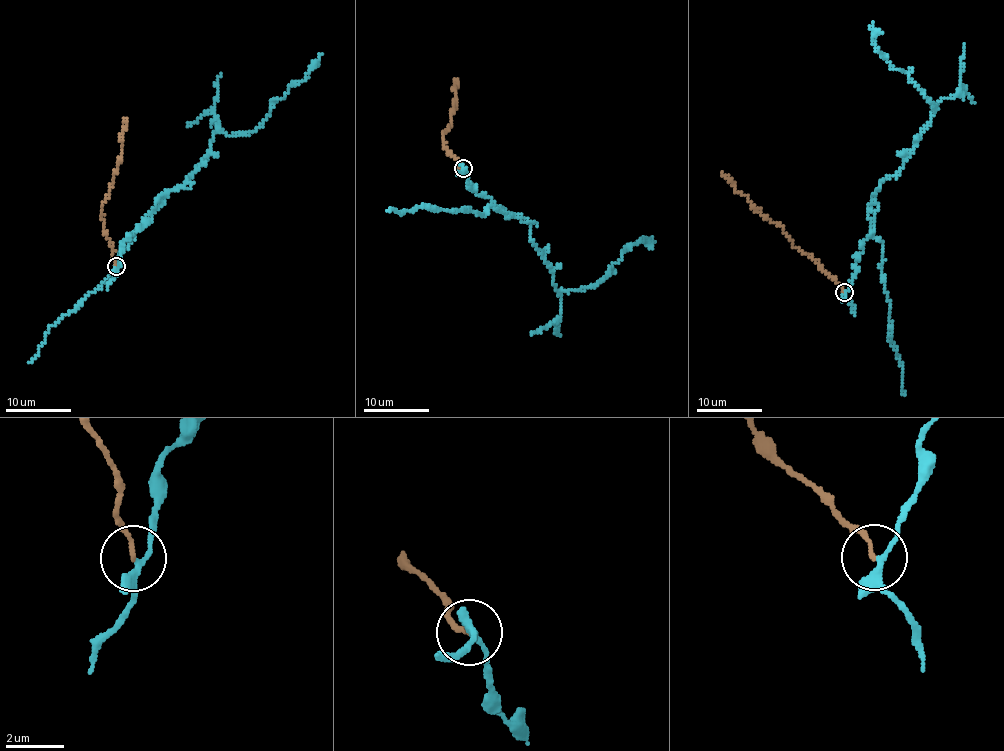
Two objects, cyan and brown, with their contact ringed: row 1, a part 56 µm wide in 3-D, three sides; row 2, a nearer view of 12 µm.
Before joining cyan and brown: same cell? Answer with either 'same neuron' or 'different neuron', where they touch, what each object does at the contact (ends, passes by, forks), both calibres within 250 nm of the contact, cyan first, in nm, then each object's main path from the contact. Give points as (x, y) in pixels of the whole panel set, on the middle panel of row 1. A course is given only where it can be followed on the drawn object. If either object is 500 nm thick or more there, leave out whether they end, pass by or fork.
different neuron; at (463, 168); cyan forks there; brown ends there; 160 nm thick on the cyan side, 140 nm on the other; cyan runs (463, 169), (468, 185), (498, 210), (528, 223), (558, 289), (594, 287), (627, 247), (644, 238), (654, 243); brown runs (463, 169), (444, 145), (443, 133), (450, 124), (456, 79)

